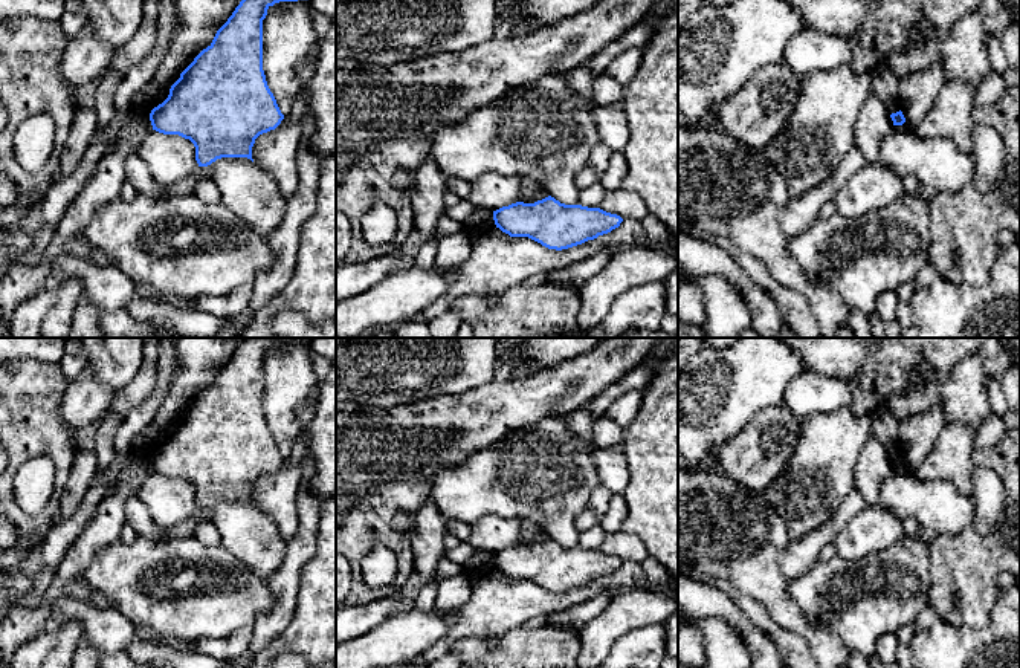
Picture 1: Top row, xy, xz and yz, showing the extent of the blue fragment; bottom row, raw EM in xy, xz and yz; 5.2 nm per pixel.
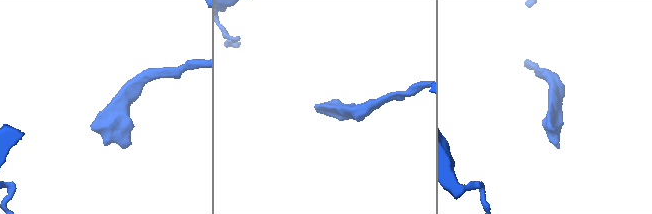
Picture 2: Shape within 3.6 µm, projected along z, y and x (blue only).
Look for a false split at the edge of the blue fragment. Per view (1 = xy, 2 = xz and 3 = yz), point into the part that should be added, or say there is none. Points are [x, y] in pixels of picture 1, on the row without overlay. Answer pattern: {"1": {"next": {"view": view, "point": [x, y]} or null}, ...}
{"1": {"next": null}, "2": {"next": null}, "3": {"next": null}}

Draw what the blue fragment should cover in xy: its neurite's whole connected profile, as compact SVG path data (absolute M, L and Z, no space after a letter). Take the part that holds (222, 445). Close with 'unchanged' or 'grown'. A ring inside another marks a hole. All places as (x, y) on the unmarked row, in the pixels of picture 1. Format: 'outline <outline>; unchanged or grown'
outline M246 338L212 385L180 416L168 440L151 452L153 472L189 482L195 489L199 509L208 509L221 500L247 500L253 504L255 482L275 472L284 462L263 413L263 362L275 345L310 339Z; unchanged

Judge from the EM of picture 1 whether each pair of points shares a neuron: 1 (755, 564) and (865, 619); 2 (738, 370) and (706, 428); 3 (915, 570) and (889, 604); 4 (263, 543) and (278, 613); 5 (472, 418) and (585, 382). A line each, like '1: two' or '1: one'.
1: two
2: one
3: one
4: two
5: one

